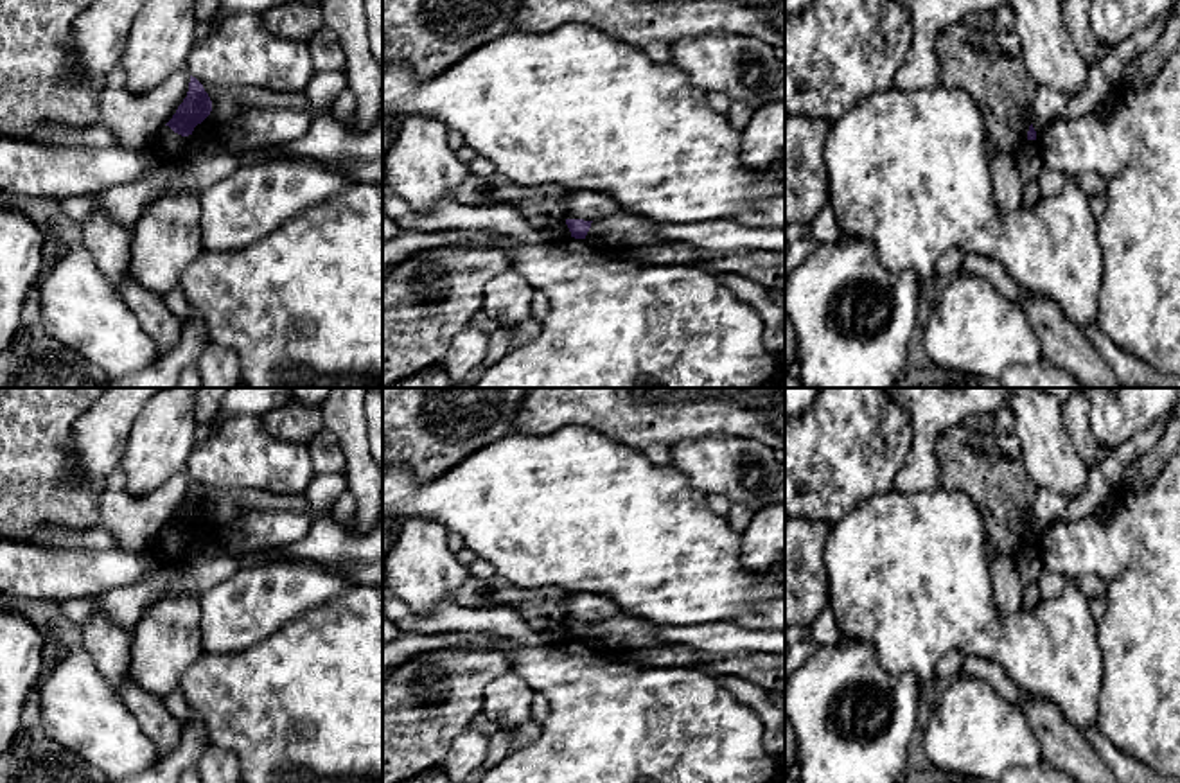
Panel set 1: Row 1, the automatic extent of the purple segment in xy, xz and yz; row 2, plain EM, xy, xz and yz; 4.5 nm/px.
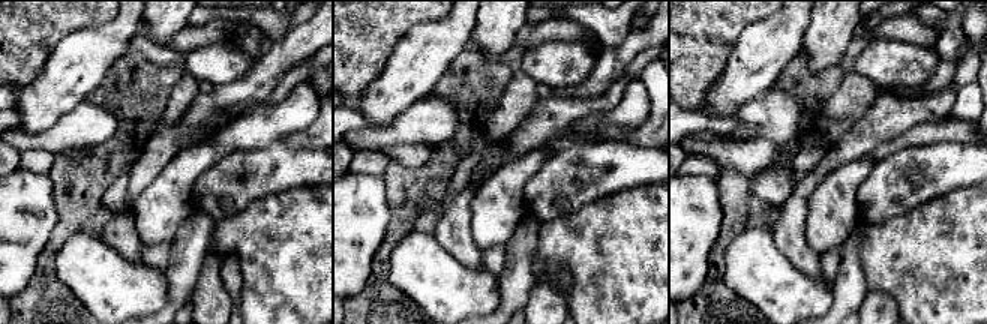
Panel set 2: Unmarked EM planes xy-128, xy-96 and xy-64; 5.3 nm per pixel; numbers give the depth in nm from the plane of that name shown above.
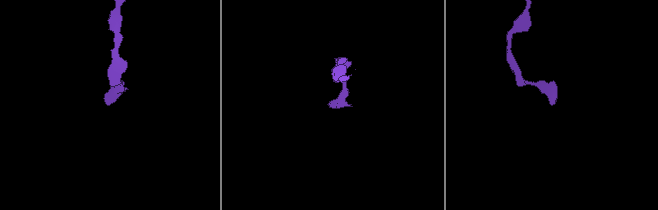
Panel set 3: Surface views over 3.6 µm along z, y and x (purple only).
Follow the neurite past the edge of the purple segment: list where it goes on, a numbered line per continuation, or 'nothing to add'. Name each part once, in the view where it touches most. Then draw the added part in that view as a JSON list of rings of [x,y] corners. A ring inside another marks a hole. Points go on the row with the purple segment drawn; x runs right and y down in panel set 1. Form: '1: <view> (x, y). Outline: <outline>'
nothing to add

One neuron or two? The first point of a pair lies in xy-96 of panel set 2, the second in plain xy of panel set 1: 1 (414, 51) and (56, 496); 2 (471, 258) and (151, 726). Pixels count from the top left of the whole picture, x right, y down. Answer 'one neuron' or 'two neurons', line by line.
1: two neurons
2: one neuron

